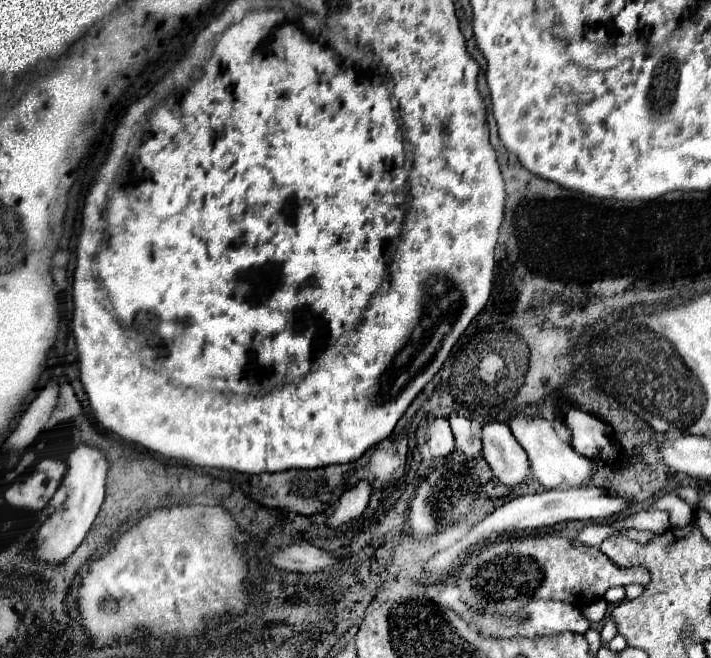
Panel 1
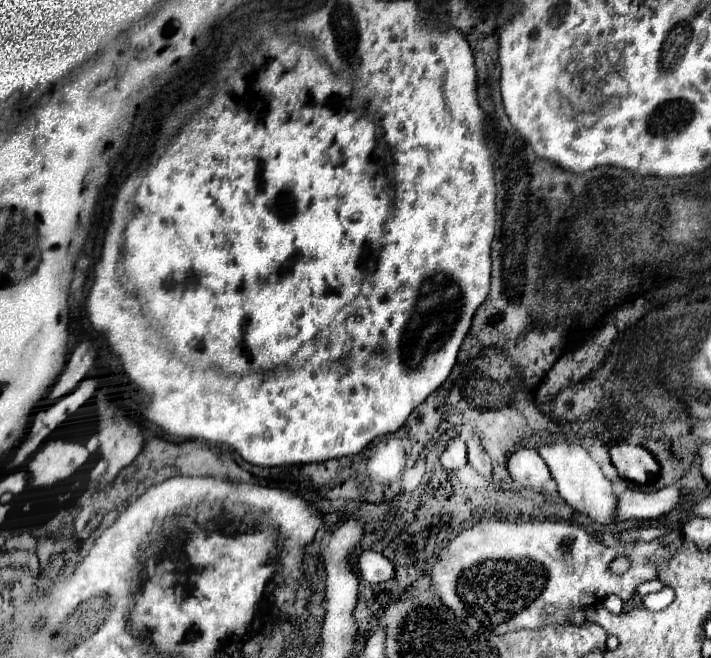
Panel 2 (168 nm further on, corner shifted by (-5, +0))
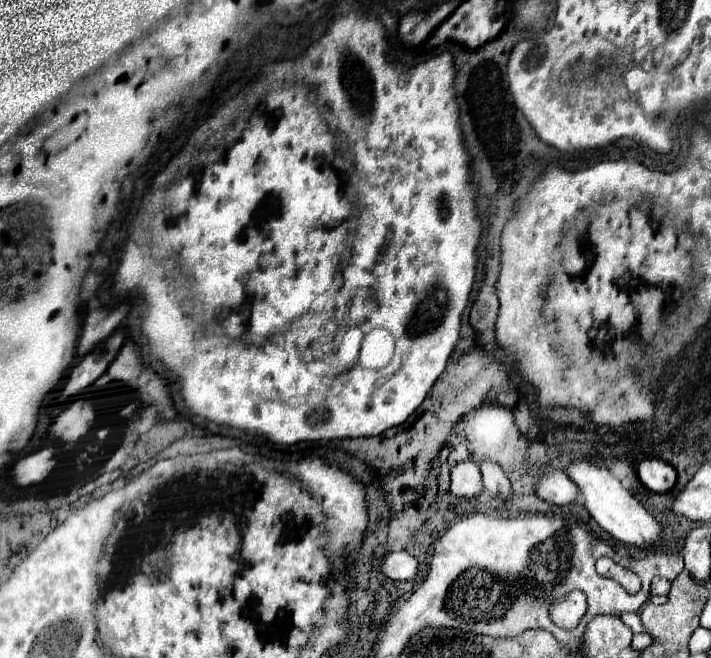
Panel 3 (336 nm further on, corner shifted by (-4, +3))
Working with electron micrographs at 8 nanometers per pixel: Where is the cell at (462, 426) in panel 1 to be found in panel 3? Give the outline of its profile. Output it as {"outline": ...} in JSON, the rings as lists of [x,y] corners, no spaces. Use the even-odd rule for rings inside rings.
{"outline":[[[483,461],[483,465],[479,465],[481,469],[481,475],[483,475],[483,485],[485,485],[485,491],[493,497],[499,497],[499,499],[507,499],[511,495],[511,485],[509,485],[509,479],[503,475],[501,467],[491,463],[491,461]]]}

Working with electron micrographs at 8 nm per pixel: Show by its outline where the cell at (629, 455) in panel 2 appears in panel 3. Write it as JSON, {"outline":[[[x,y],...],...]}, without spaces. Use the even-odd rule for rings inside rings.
{"outline":[[[641,459],[641,461],[637,461],[635,471],[637,471],[641,483],[655,493],[669,491],[677,481],[675,469],[669,463],[663,463],[659,459]]]}

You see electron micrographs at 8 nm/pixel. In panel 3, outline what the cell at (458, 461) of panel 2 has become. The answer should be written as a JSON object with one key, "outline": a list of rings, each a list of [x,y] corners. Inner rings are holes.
{"outline":[[[459,461],[451,467],[451,493],[473,497],[483,489],[481,471],[473,461]]]}

